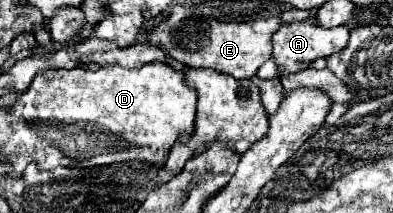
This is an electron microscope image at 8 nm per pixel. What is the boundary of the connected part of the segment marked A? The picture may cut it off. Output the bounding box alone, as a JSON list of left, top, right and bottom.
[272,17,350,75]

